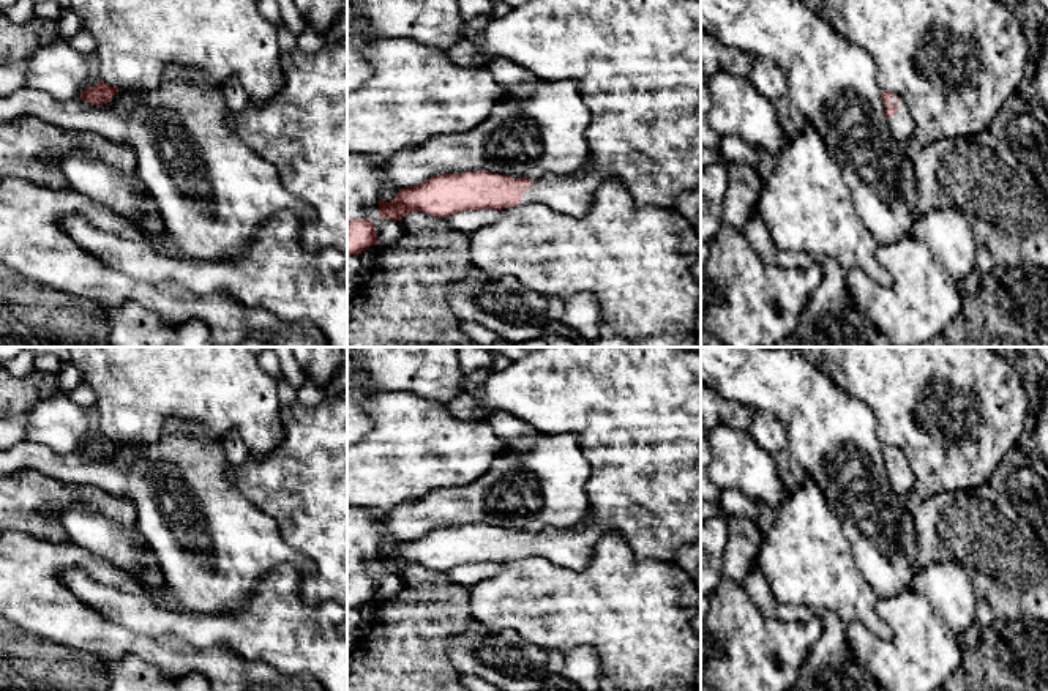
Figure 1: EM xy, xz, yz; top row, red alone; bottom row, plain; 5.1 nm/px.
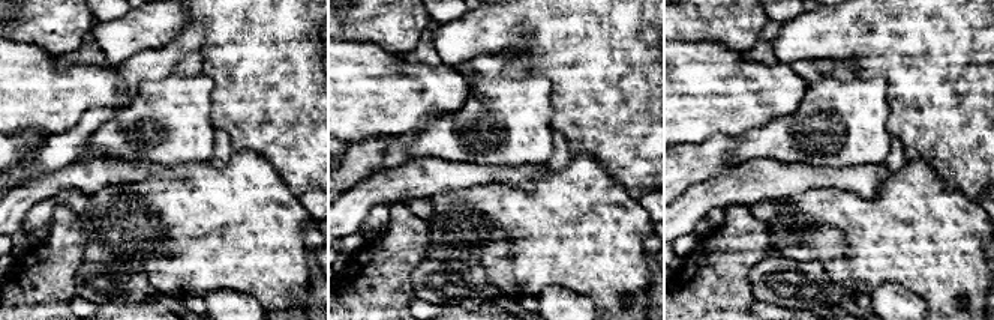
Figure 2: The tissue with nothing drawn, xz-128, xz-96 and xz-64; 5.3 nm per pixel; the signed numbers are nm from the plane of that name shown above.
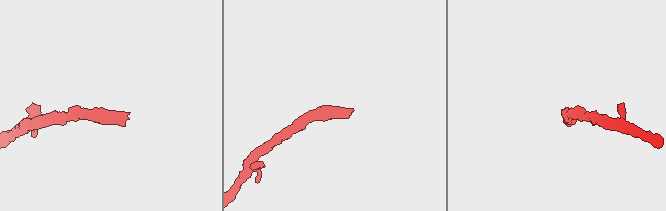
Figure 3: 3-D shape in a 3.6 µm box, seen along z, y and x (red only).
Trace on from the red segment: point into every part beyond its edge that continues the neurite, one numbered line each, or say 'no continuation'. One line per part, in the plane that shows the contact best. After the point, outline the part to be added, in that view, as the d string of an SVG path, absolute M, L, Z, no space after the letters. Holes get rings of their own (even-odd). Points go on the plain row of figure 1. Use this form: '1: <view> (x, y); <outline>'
1: yz (902, 478); M903 453L898 456L898 467L889 470L887 473L889 483L898 495L904 497L908 492L914 489L914 472L909 465L908 458Z

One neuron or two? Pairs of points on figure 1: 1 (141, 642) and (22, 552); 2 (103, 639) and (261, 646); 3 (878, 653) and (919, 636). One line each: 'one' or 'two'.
1: one
2: two
3: one

